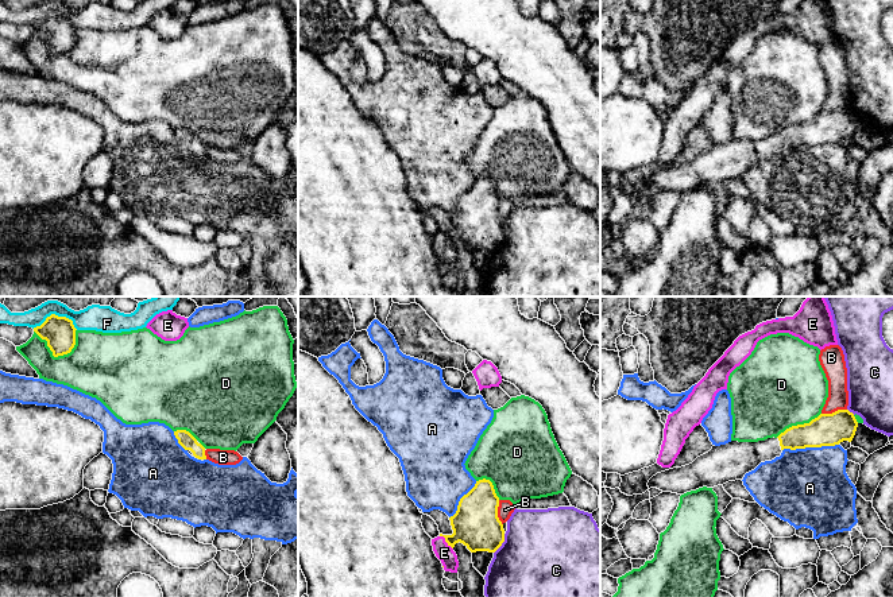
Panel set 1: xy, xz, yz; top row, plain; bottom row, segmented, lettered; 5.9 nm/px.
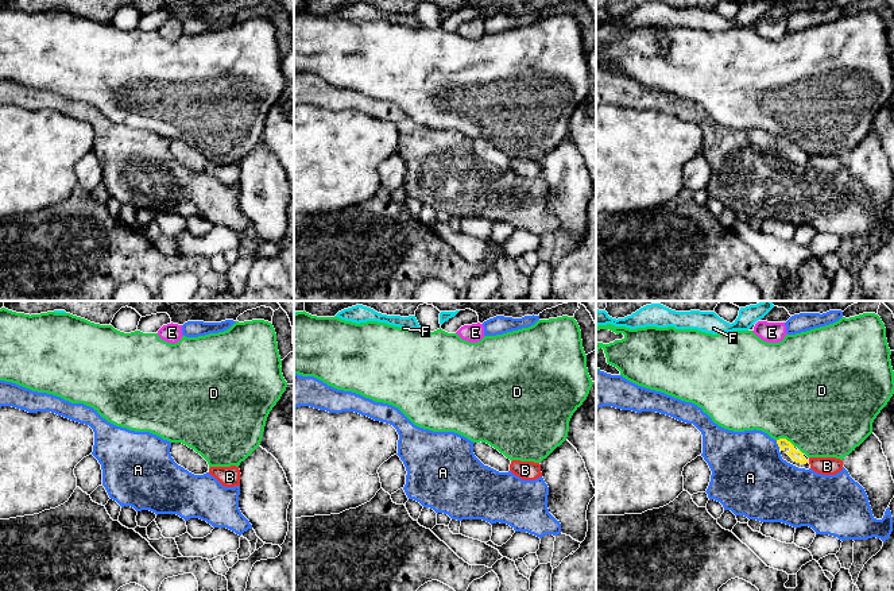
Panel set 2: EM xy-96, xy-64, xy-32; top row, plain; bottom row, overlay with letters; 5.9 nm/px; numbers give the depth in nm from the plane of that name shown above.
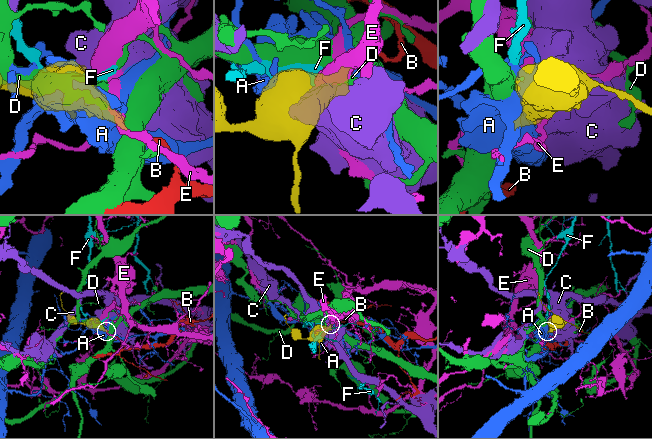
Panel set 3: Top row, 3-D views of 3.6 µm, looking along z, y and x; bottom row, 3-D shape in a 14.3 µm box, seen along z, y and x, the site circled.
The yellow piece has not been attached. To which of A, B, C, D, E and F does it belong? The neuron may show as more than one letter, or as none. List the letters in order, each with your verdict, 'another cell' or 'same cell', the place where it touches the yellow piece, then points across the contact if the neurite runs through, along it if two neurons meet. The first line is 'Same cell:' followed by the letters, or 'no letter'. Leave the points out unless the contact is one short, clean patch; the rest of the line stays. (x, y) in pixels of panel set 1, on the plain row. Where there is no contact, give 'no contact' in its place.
Same cell: no letter
A: another cell; meets yellow in yz at (810, 144)
B: another cell; meets yellow in yz at (835, 109); border along yz (846, 107), (822, 112)
C: another cell; meets yellow in xz at (502, 240)
D: another cell; meets yellow in xy at (53, 53)
E: another cell; meets yellow in xz at (445, 239)
F: another cell; meets yellow in xy at (57, 14)

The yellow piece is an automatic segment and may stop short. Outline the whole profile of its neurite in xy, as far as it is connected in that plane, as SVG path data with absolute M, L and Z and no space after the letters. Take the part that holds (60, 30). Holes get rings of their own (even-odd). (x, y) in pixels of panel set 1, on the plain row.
M55 12L47 15L40 24L34 26L34 30L47 39L54 55L71 50L76 43L76 28L71 18Z

